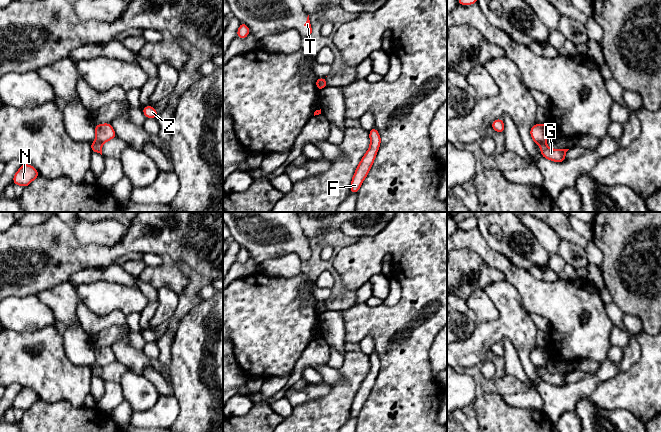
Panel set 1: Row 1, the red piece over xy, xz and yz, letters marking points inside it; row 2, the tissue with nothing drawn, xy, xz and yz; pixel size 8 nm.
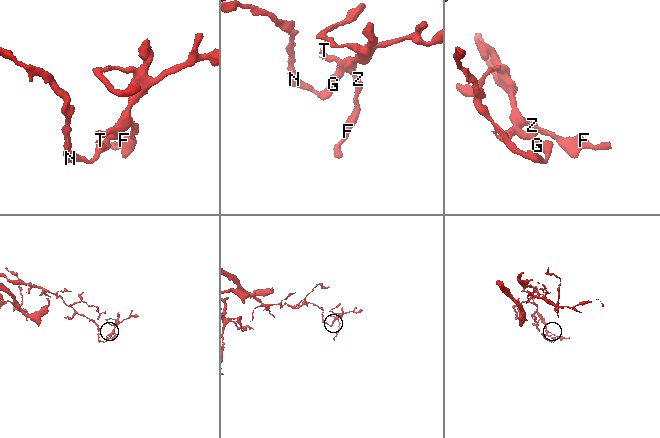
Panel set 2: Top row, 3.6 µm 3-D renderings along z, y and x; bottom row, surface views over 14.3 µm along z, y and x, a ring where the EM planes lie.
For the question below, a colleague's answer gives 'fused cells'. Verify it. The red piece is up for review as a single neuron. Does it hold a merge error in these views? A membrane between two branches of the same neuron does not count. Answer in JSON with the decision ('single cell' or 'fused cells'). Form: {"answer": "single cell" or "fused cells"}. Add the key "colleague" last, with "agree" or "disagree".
{"answer": "fused cells", "colleague": "agree"}

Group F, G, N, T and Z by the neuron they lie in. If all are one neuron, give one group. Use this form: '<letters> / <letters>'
F T Z / G N

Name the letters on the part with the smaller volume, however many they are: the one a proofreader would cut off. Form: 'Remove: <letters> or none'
Remove: F, T, Z

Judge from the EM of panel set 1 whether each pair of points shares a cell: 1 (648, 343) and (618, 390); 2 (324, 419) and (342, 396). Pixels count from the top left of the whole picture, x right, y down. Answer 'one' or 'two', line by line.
1: one
2: one

